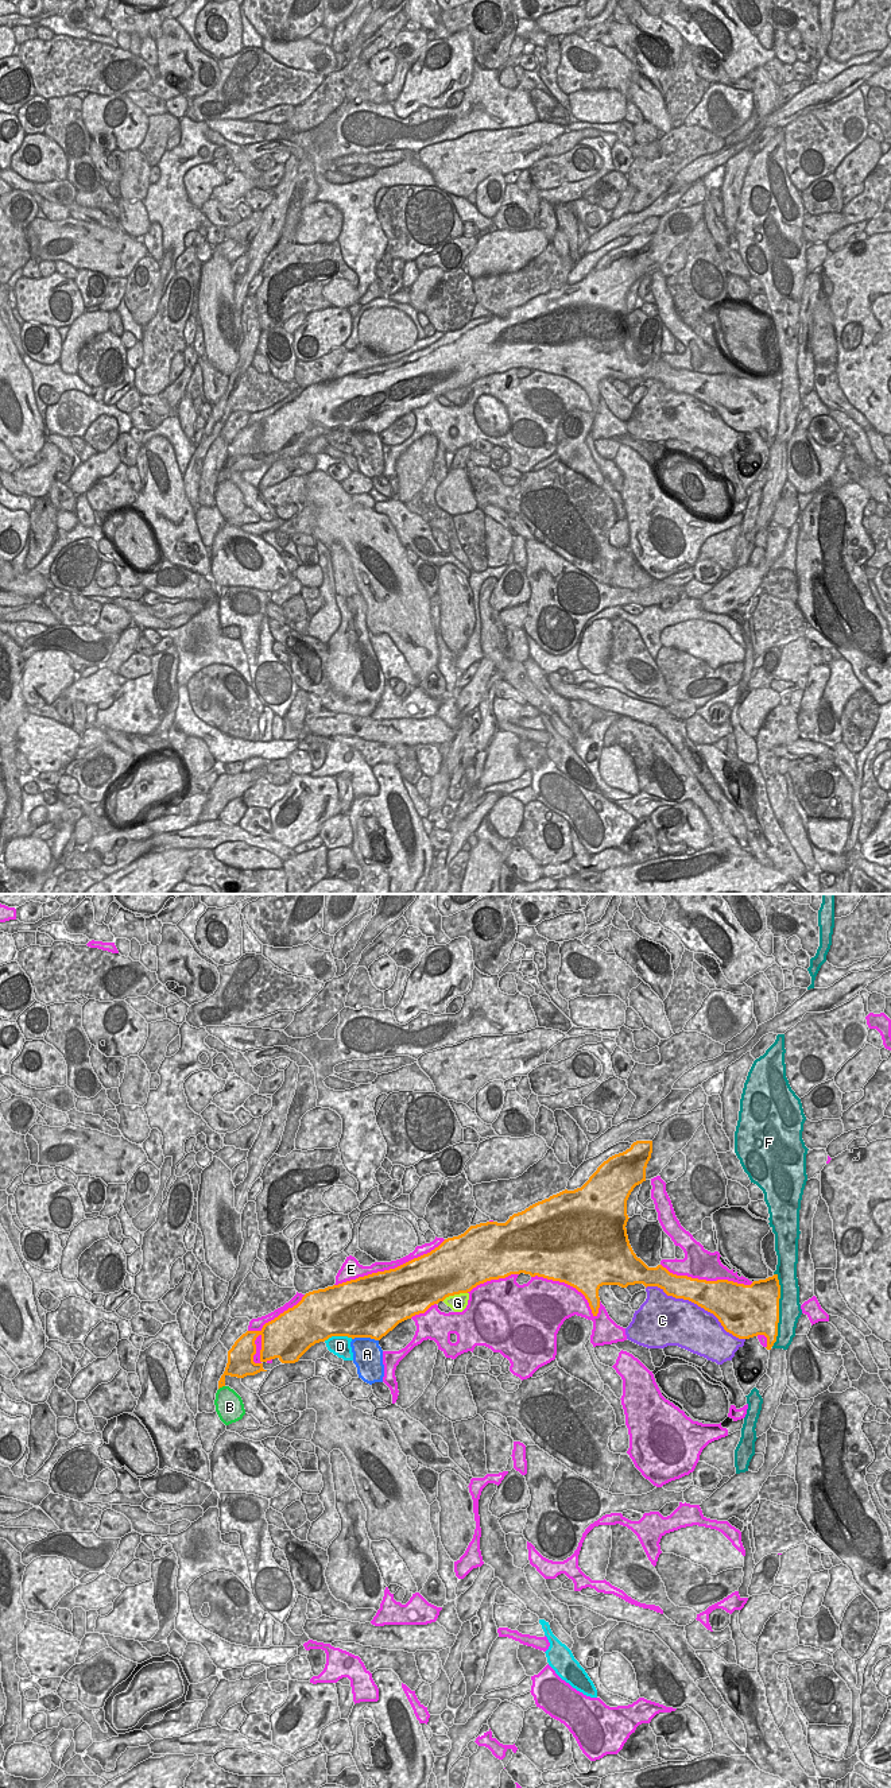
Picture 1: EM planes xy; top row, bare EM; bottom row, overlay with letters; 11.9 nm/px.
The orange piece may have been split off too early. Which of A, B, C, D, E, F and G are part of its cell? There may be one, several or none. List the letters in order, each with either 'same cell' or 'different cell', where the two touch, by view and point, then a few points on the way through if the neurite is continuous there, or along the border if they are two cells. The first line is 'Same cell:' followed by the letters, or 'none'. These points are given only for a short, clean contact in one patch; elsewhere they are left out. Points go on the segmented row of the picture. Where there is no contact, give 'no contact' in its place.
Same cell: none
A: different cell; meets orange in xy at (365, 1336)
B: different cell; meets orange in xy at (221, 1386)
C: different cell; meets orange in xy at (697, 1304)
D: different cell; meets orange in xy at (337, 1335)
E: different cell; meets orange in xy at (390, 1269)
F: different cell; meets orange in xy at (778, 1309)
G: different cell; meets orange in xy at (454, 1293)

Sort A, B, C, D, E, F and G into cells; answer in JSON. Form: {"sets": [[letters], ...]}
{"sets": [["A"], ["B"], ["C"], ["D"], ["E"], ["F"], ["G"]]}

